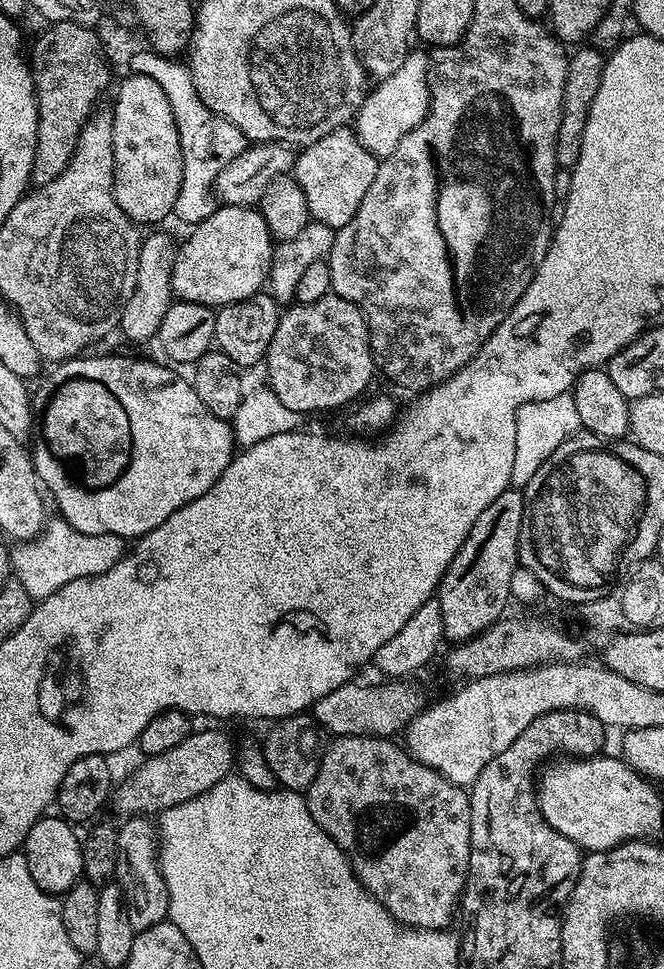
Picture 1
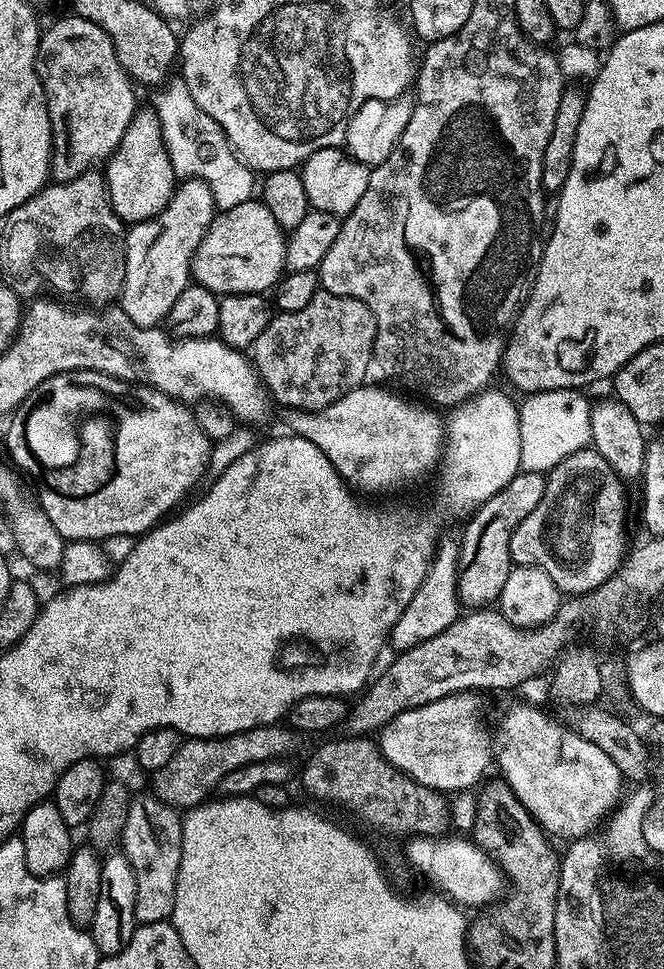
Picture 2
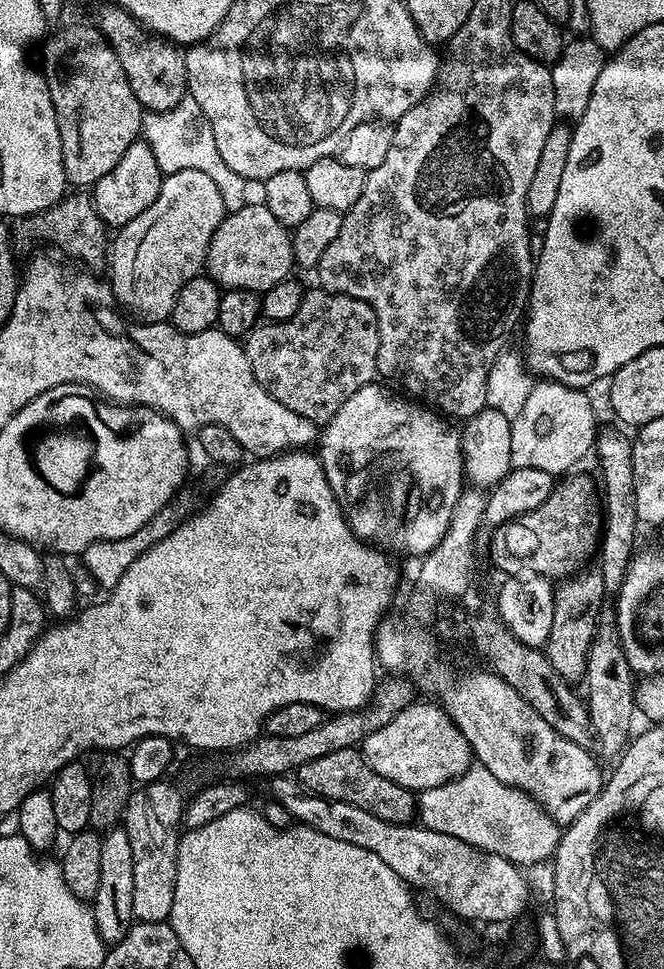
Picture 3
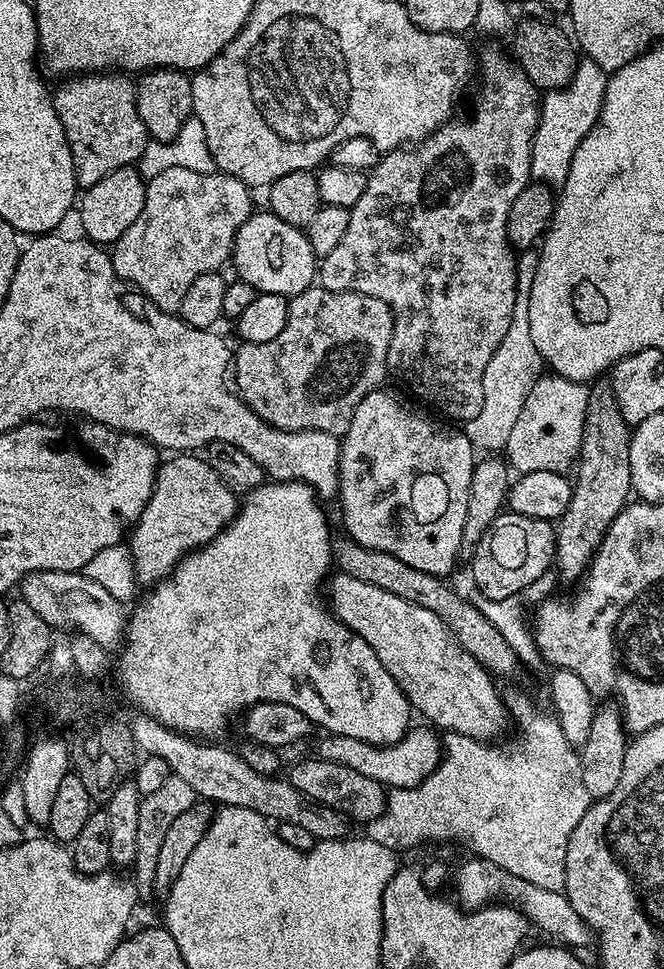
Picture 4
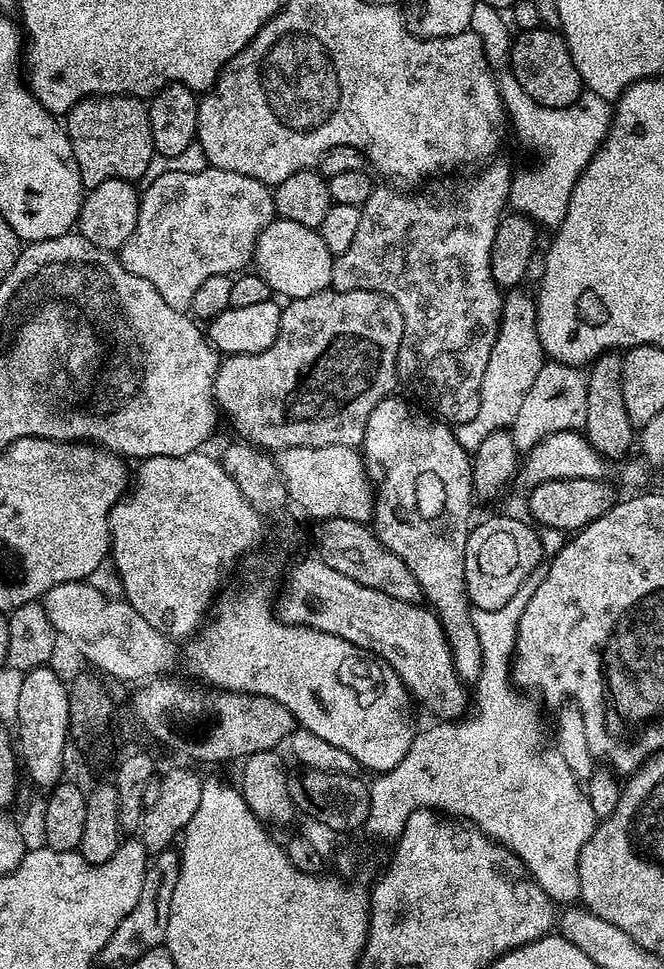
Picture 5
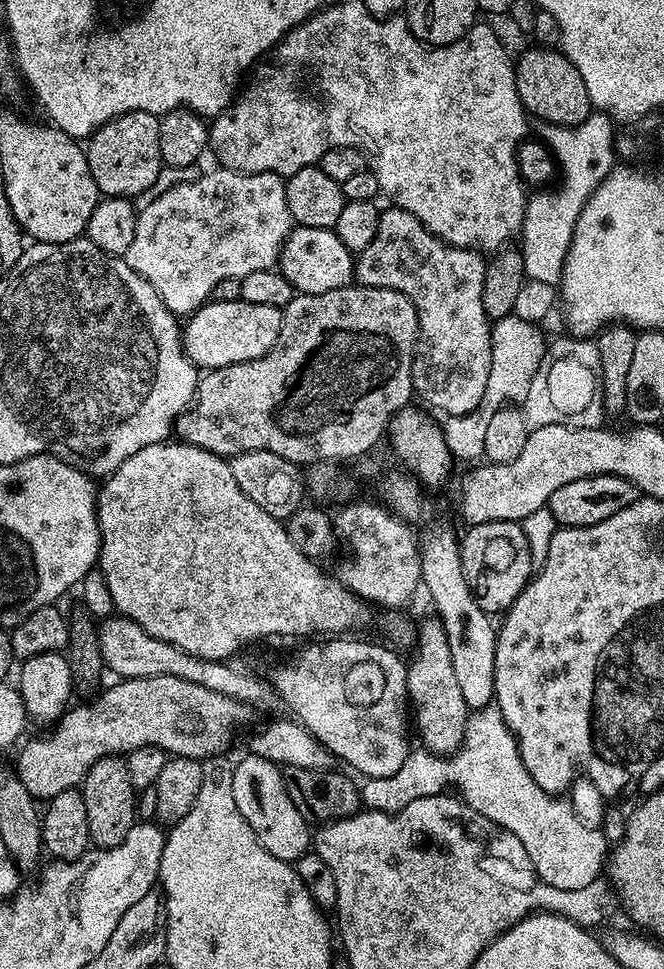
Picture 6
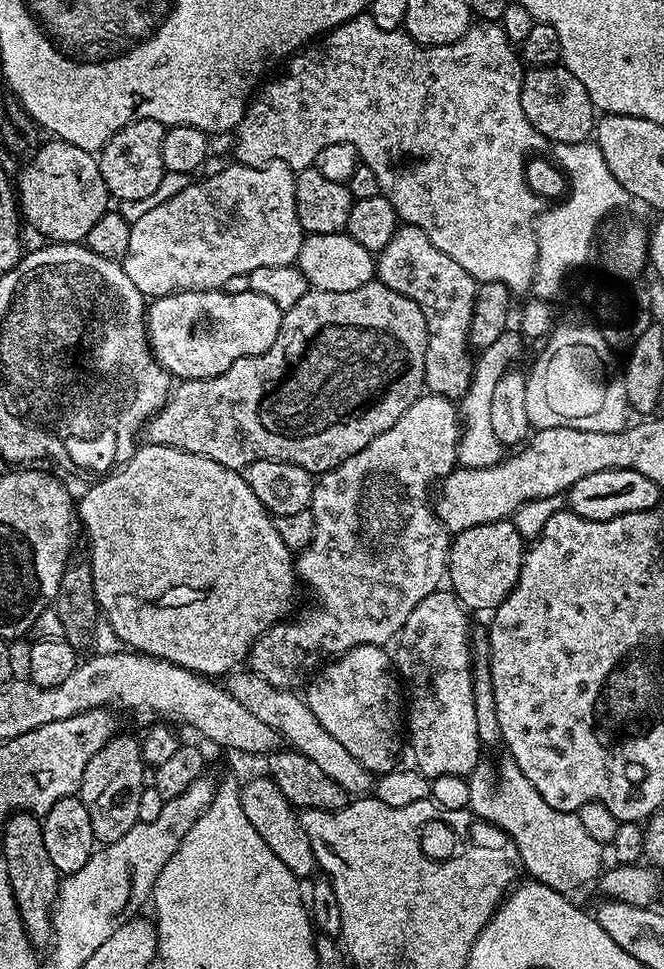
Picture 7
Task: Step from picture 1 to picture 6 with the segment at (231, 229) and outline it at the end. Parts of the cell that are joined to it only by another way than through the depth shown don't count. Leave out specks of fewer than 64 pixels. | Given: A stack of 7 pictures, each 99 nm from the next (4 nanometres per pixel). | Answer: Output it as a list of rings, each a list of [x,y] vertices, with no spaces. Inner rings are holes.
[[[293,227],[284,245],[280,247],[278,270],[291,282],[293,289],[300,294],[322,294],[326,290],[347,288],[354,280],[354,253],[338,238],[338,234],[331,228],[301,228]]]

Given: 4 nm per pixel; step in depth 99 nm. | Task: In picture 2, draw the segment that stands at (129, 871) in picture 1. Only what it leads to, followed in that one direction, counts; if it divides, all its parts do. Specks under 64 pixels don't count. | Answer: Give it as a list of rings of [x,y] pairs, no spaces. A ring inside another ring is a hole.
[[[155,795],[140,796],[131,801],[126,814],[126,826],[122,841],[122,854],[130,862],[136,879],[136,901],[134,910],[141,924],[168,920],[176,908],[176,875],[182,862],[182,816],[177,809],[156,799]]]

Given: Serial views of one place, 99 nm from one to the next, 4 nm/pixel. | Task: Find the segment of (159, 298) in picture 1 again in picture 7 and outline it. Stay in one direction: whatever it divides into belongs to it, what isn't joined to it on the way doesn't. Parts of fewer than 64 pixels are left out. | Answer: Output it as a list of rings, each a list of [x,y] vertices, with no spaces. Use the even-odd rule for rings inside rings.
[[[271,160],[269,164],[262,166],[261,168],[251,168],[245,164],[237,164],[235,162],[229,164],[229,168],[224,168],[221,170],[221,172],[216,172],[213,174],[213,176],[208,176],[205,178],[205,180],[198,181],[197,184],[186,185],[181,192],[176,192],[173,194],[173,196],[166,197],[161,204],[153,203],[151,206],[148,206],[153,206],[153,208],[146,209],[145,212],[137,218],[137,220],[133,219],[131,221],[132,229],[130,230],[130,246],[126,250],[126,254],[124,255],[122,263],[124,265],[124,269],[126,270],[126,274],[130,278],[130,282],[134,282],[134,286],[138,286],[138,290],[143,294],[143,296],[145,296],[145,298],[169,296],[175,292],[211,292],[213,290],[223,289],[224,283],[226,283],[229,278],[234,278],[235,276],[246,276],[248,273],[258,270],[258,266],[286,266],[287,264],[295,265],[296,259],[298,258],[298,250],[302,246],[302,242],[304,241],[304,237],[306,235],[304,227],[302,227],[302,225],[298,222],[298,206],[296,205],[296,173],[293,172],[292,169],[286,167],[286,165],[284,165],[282,162],[278,162],[277,160]]]

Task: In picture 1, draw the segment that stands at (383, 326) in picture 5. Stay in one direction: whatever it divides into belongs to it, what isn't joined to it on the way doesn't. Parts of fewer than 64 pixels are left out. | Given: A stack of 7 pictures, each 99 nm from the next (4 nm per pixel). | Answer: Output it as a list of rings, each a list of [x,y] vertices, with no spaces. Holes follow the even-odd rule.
[[[335,294],[318,298],[318,302],[293,303],[285,307],[274,330],[274,338],[270,338],[270,346],[263,363],[268,364],[267,387],[278,394],[278,402],[282,402],[282,406],[290,406],[290,410],[295,412],[328,412],[331,408],[340,408],[343,404],[351,405],[359,401],[365,395],[363,392],[367,390],[372,376],[374,377],[368,324],[364,321],[362,310],[354,306],[354,302],[346,302],[346,298]]]

